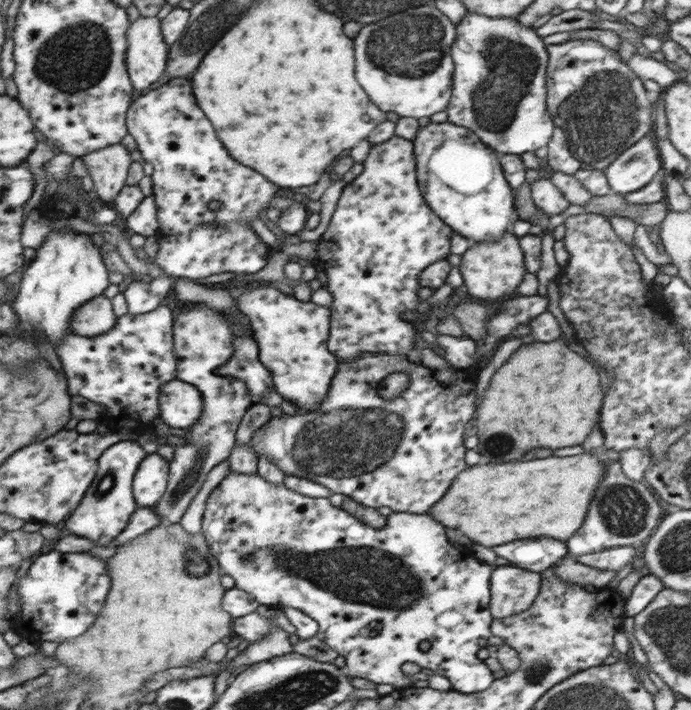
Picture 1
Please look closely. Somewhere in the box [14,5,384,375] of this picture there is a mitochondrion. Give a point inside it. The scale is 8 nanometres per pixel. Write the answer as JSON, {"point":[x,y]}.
{"point":[76,58]}

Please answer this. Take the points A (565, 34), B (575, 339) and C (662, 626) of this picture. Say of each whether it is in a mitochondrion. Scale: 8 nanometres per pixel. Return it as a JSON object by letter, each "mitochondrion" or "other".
{"A":"other","B":"other","C":"mitochondrion"}

